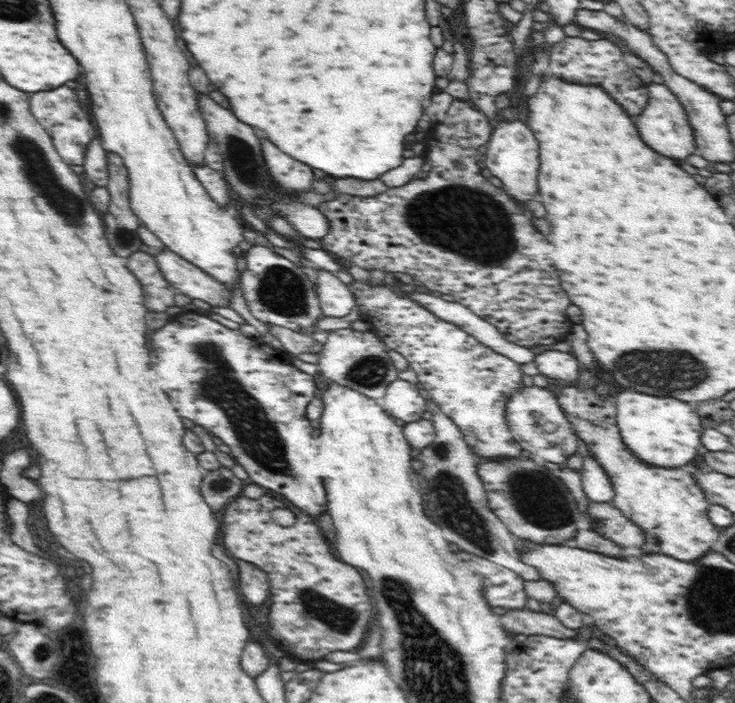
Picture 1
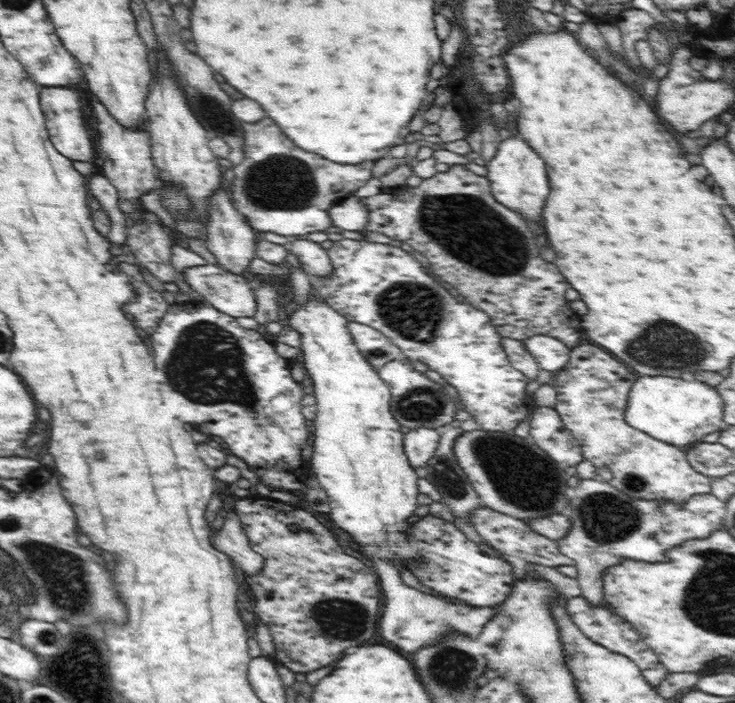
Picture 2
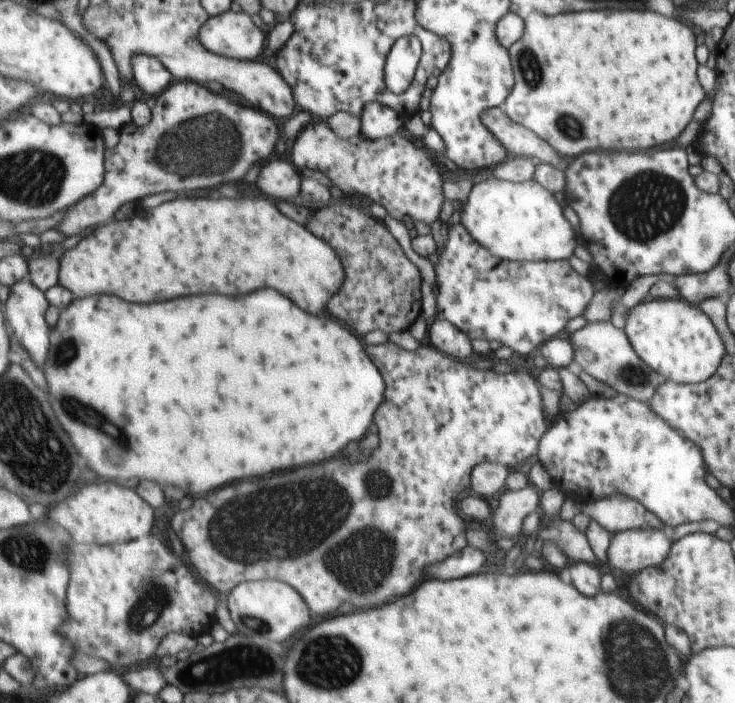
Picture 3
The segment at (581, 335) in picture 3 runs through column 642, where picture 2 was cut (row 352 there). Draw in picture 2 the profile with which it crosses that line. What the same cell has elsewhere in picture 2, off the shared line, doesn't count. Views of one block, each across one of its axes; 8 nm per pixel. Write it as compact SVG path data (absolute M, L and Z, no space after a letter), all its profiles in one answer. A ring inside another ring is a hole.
M348 322L346 327L356 343L356 348L376 370L386 366L392 360L404 358L402 350L382 332L358 322Z

